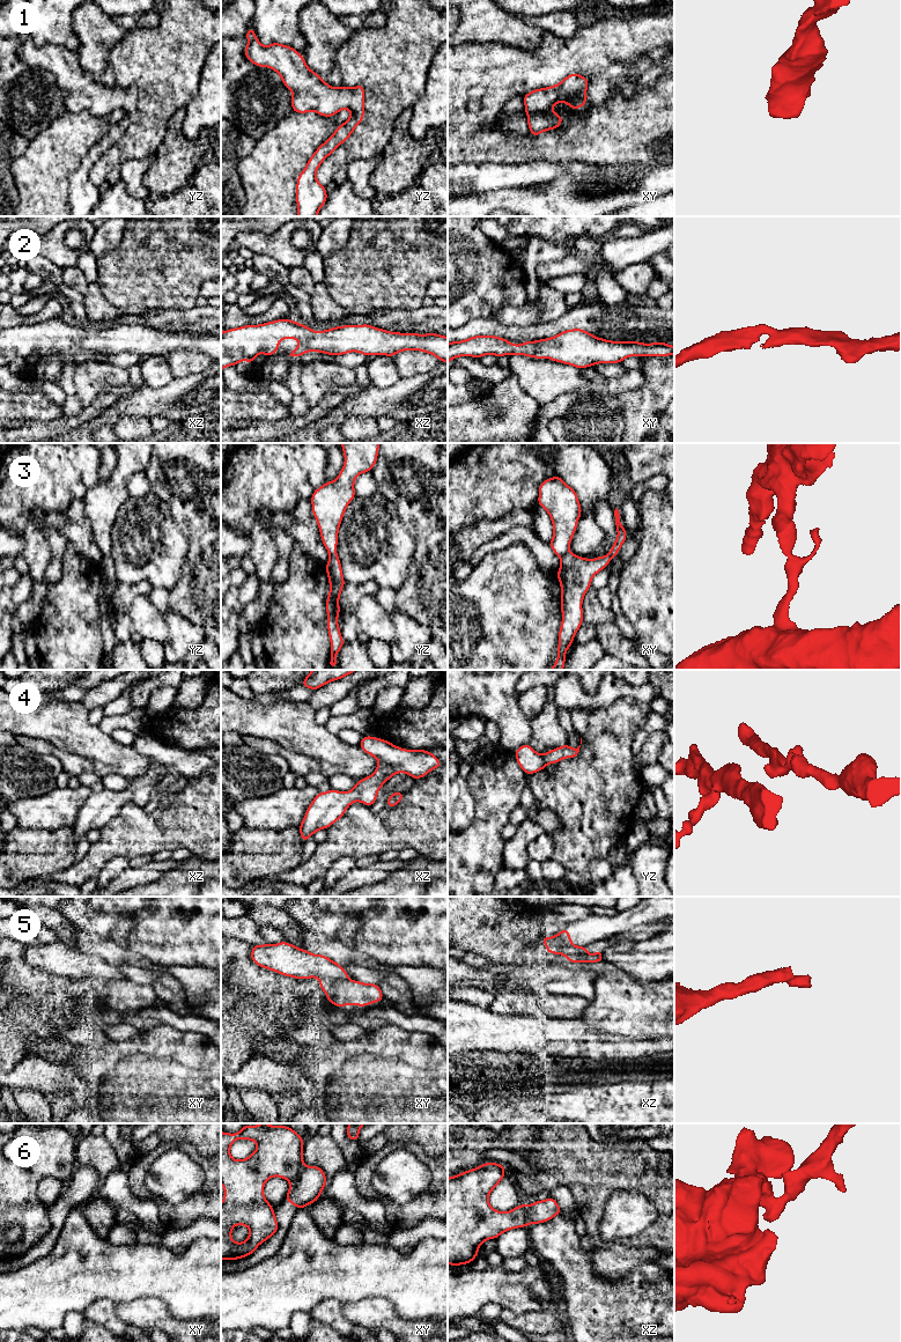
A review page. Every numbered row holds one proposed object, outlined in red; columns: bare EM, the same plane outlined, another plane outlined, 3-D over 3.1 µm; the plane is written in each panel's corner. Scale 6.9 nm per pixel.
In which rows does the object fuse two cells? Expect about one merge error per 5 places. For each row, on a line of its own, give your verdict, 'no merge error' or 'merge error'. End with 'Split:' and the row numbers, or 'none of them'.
1: no merge error
2: no merge error
3: merge error
4: no merge error
5: merge error
6: merge error
Split: 3, 5, 6

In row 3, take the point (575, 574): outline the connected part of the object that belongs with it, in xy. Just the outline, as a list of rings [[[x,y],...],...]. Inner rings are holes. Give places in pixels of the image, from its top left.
[[[616,508],[614,516],[618,537],[607,555],[590,560],[568,552],[561,558],[561,567],[556,576],[561,584],[562,622],[559,632],[557,659],[551,670],[563,670],[566,651],[574,643],[574,636],[583,624],[582,602],[591,587],[591,580],[619,553],[627,539],[627,532],[620,522]]]

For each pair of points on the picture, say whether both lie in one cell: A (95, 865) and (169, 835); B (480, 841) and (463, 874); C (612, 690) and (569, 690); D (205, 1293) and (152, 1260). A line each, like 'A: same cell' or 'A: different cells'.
A: same cell
B: same cell
C: same cell
D: same cell

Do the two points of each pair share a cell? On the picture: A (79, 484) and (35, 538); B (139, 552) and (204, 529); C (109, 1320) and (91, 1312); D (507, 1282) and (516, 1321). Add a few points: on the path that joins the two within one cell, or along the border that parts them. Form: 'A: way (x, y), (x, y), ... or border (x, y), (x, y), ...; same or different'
A: border (30, 521), (22, 540); different
B: border (170, 513), (187, 540), (187, 552), (183, 562); different
C: way (104, 1315), (101, 1312), (96, 1312); same
D: border (502, 1307), (512, 1311), (540, 1310); different

